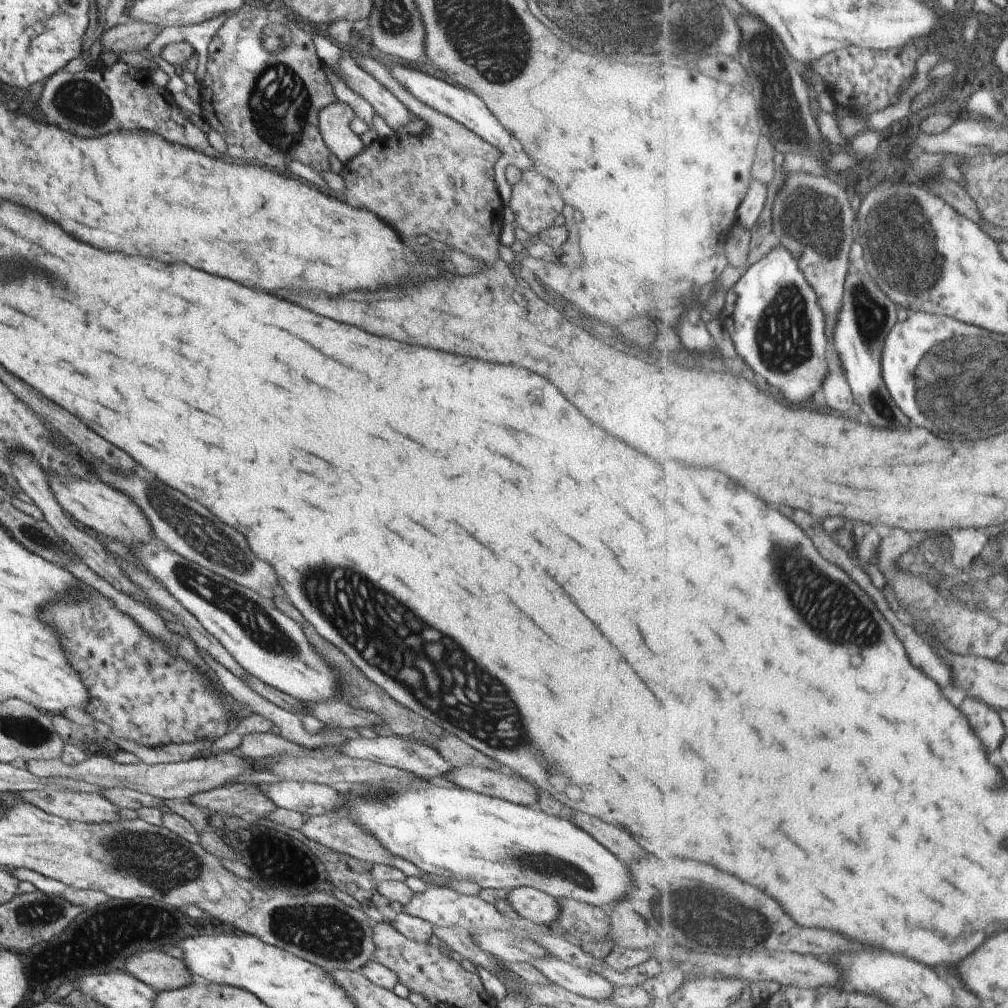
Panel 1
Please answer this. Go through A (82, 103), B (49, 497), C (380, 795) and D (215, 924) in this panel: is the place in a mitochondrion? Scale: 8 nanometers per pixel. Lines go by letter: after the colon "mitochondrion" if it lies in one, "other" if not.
A: mitochondrion
B: other
C: mitochondrion
D: other

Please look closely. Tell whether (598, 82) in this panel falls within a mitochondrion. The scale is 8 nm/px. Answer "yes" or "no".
no

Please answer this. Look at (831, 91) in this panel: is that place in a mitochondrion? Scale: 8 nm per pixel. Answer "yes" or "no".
no

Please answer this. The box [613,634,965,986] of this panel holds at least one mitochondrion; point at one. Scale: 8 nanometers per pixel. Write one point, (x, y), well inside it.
(715, 921)

